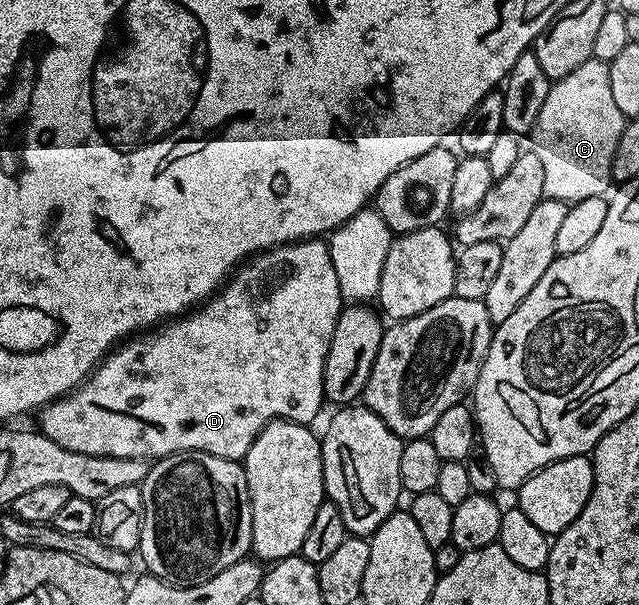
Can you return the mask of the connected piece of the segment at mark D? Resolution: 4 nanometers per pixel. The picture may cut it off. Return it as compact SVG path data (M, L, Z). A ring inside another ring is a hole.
M312 237L280 243L277 247L250 256L224 282L221 290L202 305L118 344L74 391L64 395L62 399L54 399L42 408L38 416L38 430L42 431L45 437L49 437L49 441L57 441L57 445L73 453L89 453L97 457L137 457L151 461L156 457L173 455L176 451L204 451L217 457L241 461L247 455L249 445L253 445L266 423L271 423L274 419L287 419L291 423L310 425L313 417L324 410L325 357L329 353L329 341L333 337L333 329L344 306L345 300L337 285L337 272L333 270L331 254L322 238Z

